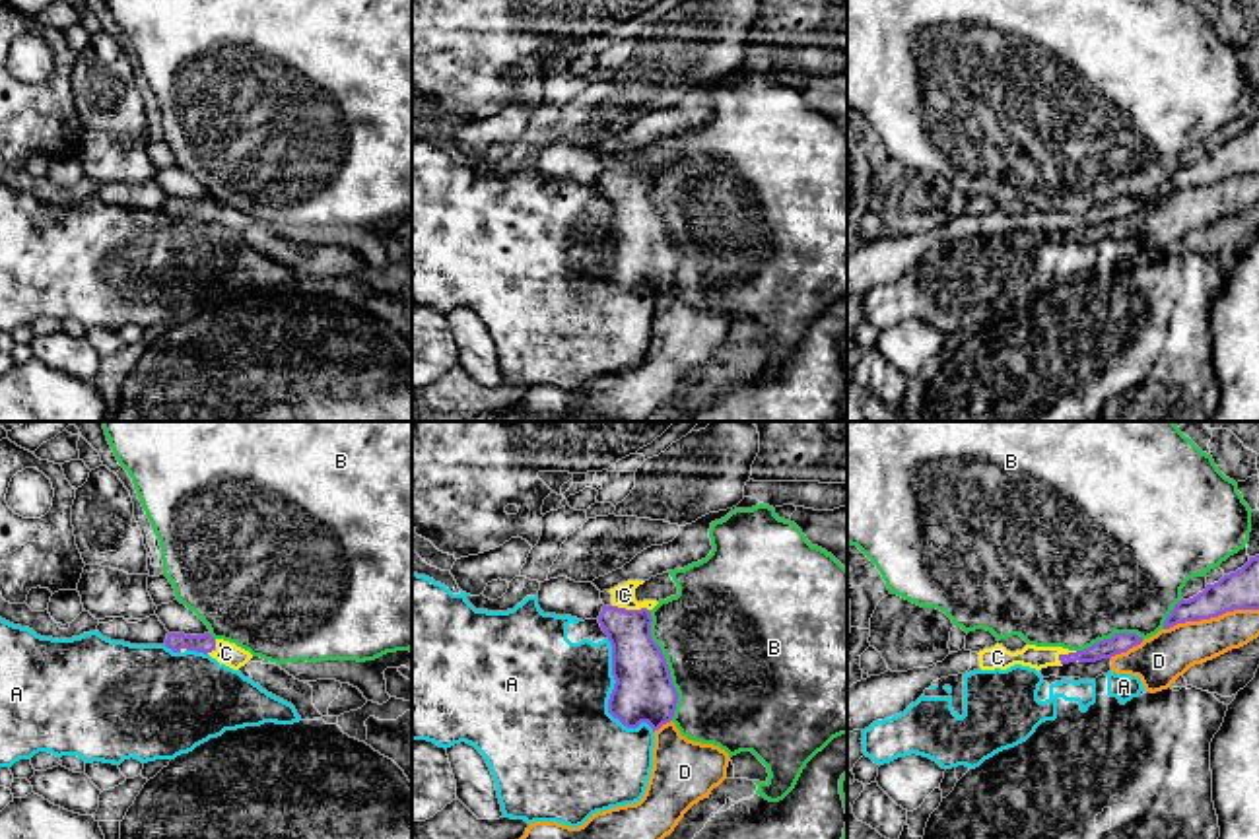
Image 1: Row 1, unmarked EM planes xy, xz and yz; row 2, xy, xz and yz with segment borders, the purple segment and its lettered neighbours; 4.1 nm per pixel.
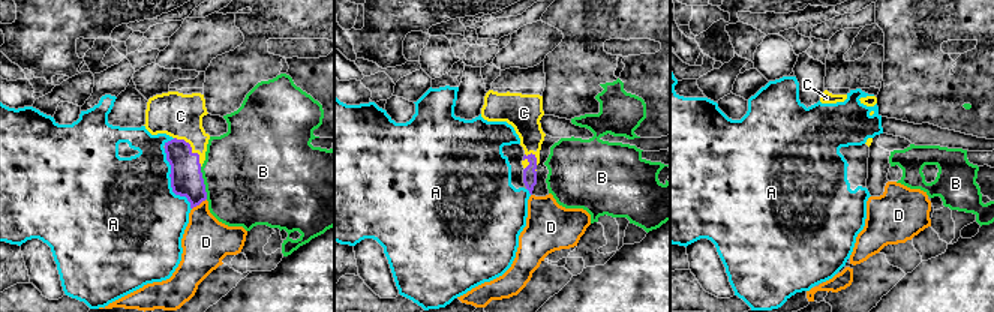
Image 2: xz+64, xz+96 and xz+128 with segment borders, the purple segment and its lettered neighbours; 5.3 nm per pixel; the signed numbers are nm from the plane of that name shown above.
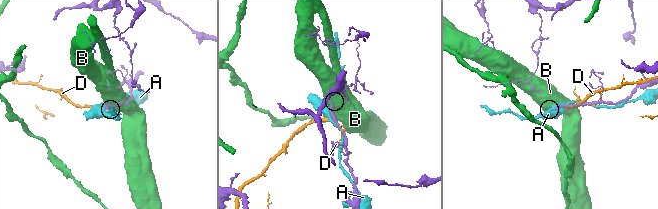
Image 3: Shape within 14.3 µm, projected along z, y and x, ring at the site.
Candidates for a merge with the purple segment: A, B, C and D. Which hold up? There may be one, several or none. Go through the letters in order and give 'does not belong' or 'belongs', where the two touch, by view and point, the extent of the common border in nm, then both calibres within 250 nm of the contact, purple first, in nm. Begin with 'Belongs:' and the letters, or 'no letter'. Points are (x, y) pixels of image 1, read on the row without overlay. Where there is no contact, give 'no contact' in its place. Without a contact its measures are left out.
Belongs: C
A: does not belong; contact xz (609, 265); length 440 nm; calibres 240 and 500 nm
B: does not belong; contact xz (667, 230); length 460 nm; calibres 240 and 500 nm
C: belongs; contact xz (630, 175); length 150 nm; calibres 220 and 100 nm
D: does not belong; contact yz (1211, 181); length 400 nm; calibres 160 and 200 nm

